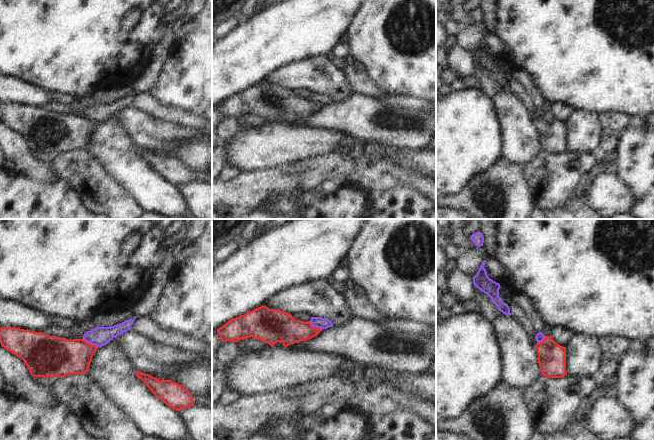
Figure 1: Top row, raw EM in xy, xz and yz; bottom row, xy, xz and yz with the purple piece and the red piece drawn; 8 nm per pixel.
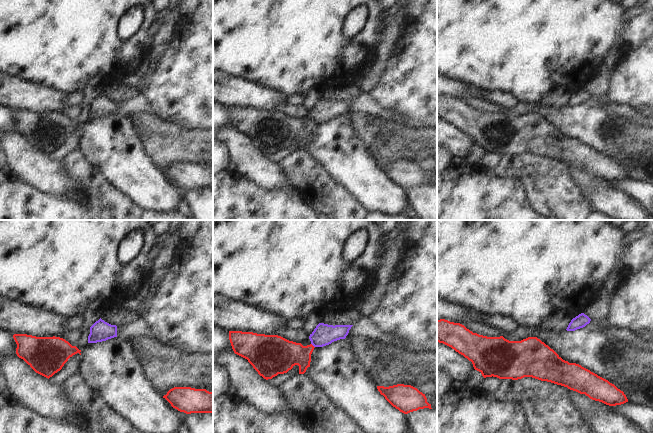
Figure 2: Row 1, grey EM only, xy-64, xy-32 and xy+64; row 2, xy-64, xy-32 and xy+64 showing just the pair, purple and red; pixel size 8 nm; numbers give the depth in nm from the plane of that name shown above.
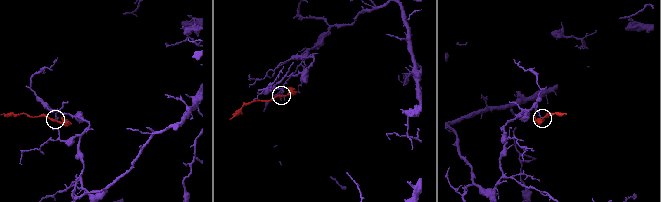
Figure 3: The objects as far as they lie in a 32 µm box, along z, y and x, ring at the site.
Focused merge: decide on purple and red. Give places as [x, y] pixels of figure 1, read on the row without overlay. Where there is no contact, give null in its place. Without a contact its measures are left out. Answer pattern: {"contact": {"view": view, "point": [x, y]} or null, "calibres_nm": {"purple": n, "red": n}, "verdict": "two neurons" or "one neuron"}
{"contact": {"view": "xy", "point": [90, 119]}, "calibres_nm": {"purple": 160, "red": 300}, "verdict": "two neurons"}

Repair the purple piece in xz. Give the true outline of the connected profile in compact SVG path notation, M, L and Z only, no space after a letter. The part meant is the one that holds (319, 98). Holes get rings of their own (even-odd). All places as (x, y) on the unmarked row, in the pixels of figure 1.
M311 93L310 99L313 103L321 104L322 106L333 102L329 95L322 93Z

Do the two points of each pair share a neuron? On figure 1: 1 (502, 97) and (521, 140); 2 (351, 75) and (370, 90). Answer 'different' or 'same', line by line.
1: same
2: same

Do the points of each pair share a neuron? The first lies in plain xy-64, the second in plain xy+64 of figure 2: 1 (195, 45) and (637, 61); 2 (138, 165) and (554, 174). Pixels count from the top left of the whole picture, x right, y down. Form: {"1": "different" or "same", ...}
{"1": "same", "2": "different"}

